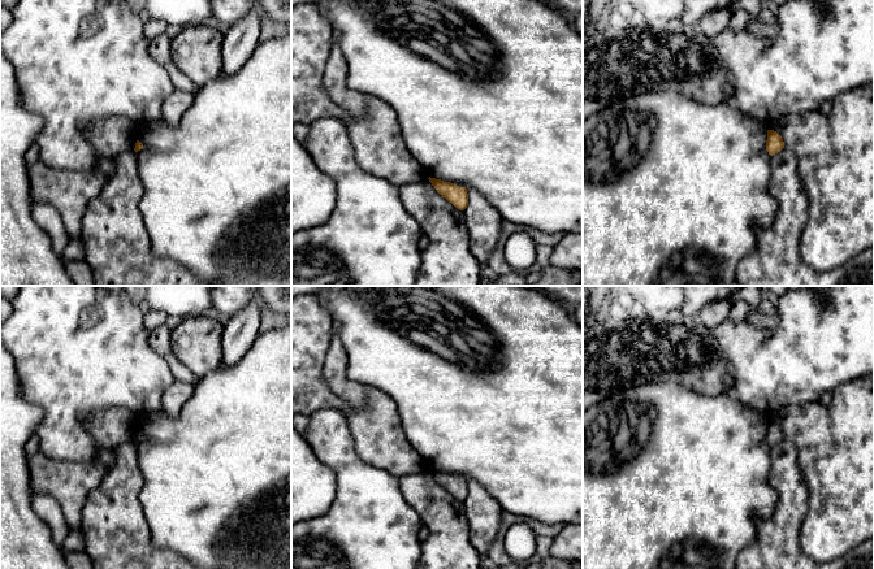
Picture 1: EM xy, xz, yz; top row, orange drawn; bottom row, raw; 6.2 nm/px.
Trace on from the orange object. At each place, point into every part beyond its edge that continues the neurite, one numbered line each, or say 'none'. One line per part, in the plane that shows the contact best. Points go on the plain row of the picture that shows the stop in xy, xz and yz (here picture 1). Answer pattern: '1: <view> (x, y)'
none

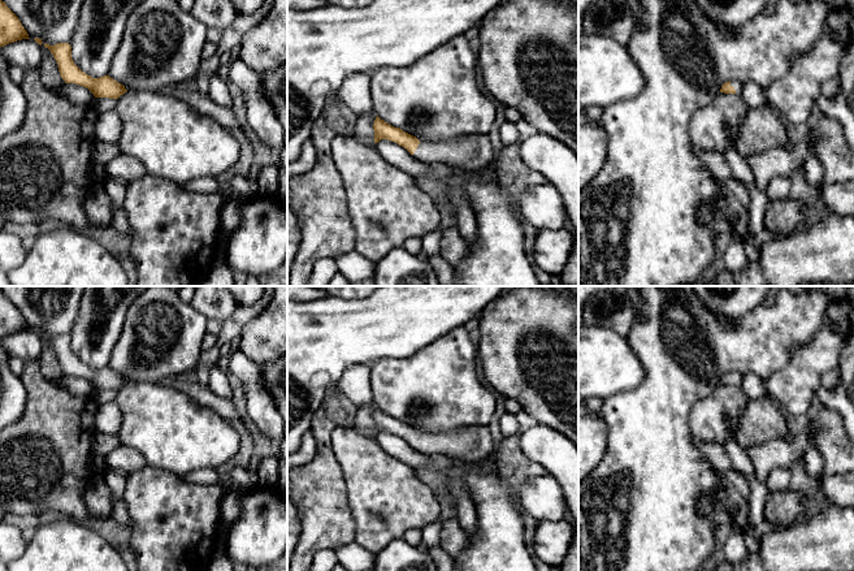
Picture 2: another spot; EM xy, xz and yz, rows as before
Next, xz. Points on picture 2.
1: xz (469, 444)

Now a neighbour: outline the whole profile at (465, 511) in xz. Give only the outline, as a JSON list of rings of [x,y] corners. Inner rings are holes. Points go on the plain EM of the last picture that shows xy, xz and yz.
[[[451,477],[448,496],[456,505],[456,519],[468,536],[477,531],[477,512],[465,485],[459,477]]]

